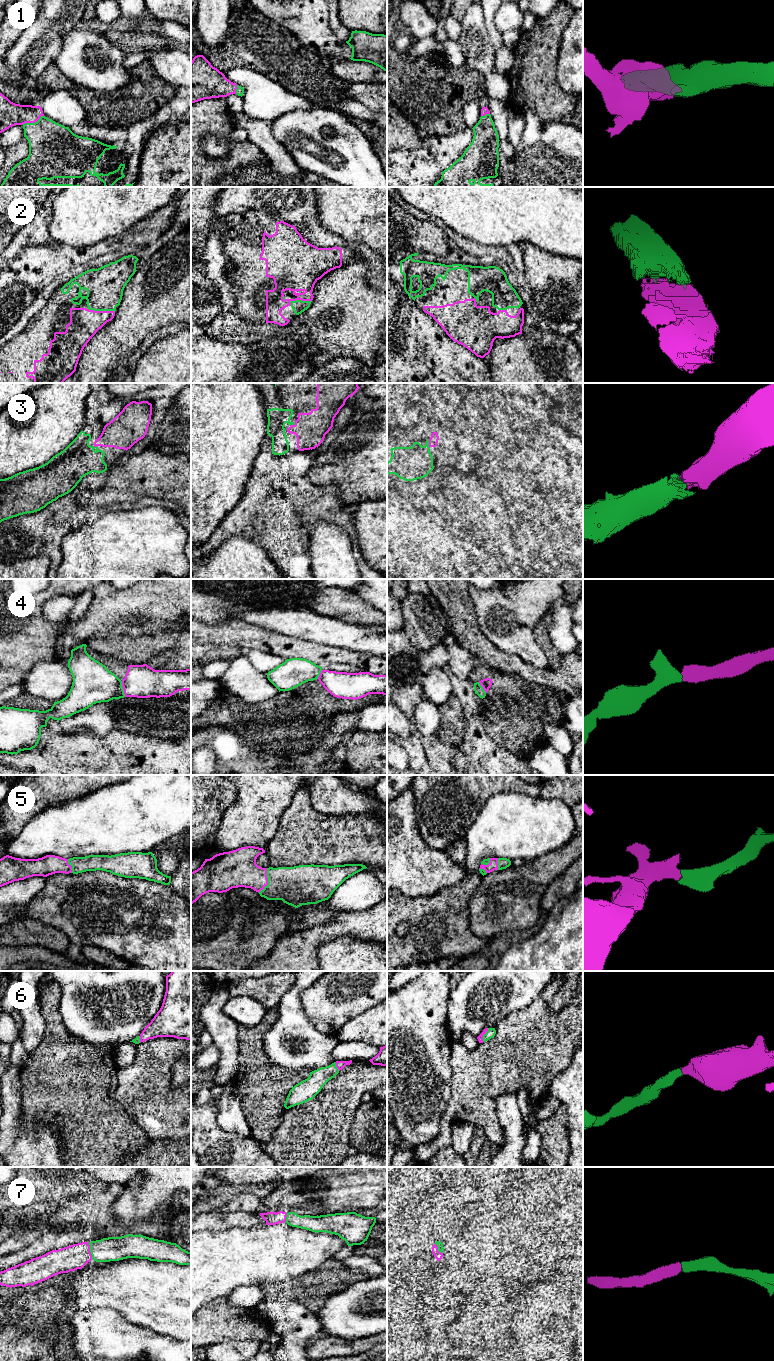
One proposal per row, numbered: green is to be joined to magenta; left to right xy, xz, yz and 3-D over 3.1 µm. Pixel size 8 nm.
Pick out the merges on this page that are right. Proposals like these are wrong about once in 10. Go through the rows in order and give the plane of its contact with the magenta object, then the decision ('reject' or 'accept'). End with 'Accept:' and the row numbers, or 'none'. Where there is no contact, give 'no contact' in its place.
1: contact in xy; accept
2: contact in xy; accept
3: contact in yz; accept
4: contact in xy; accept
5: contact in xz; accept
6: contact in yz; accept
7: contact in xy; accept
Accept: 1, 2, 3, 4, 5, 6, 7

